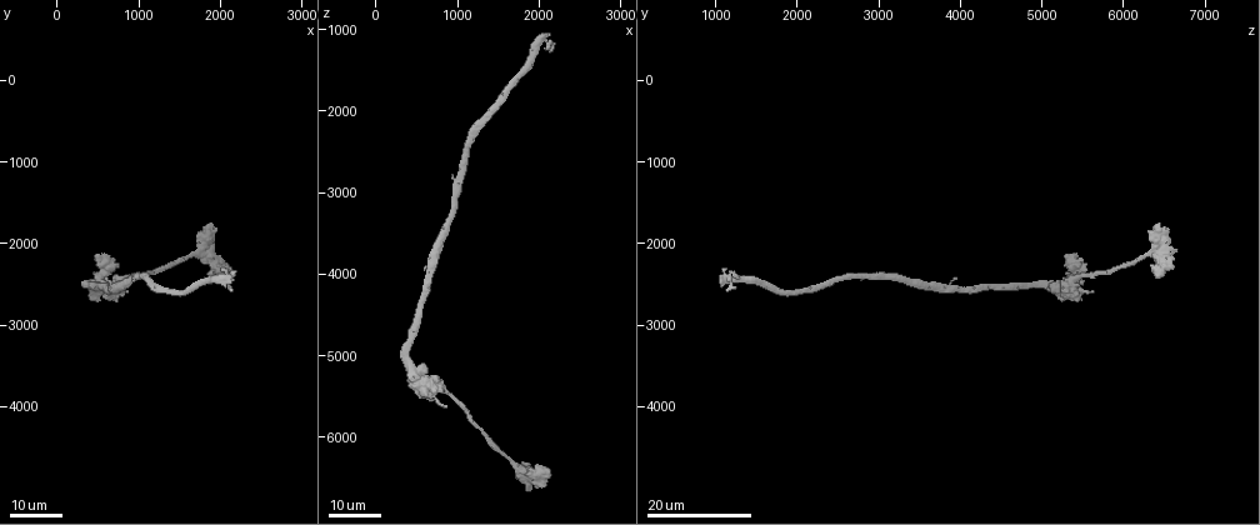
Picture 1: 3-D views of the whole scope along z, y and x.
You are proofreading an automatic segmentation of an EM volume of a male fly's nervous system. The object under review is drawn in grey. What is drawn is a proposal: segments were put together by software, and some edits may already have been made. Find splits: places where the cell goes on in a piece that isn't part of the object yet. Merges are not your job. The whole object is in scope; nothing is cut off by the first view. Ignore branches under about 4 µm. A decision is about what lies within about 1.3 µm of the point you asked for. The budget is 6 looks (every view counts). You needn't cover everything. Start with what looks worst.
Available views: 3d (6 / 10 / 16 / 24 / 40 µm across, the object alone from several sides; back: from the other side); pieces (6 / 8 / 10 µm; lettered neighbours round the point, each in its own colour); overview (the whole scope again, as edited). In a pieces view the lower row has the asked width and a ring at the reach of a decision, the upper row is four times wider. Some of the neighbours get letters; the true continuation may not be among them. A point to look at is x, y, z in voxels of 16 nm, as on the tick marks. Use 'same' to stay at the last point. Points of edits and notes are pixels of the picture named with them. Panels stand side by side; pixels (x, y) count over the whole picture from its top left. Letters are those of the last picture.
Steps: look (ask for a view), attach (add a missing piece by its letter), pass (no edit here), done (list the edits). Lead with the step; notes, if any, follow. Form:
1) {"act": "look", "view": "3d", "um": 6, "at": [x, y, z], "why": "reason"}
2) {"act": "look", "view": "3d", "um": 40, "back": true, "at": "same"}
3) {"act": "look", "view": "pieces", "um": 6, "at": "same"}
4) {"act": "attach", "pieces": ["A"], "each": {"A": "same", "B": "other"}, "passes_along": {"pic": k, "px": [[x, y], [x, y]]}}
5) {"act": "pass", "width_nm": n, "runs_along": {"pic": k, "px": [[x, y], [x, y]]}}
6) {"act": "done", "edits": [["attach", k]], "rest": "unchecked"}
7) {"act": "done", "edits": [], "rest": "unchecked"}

{"act": "look", "view": "3d", "um": 16, "at": [850, 2600, 5650], "why": "an open end"}

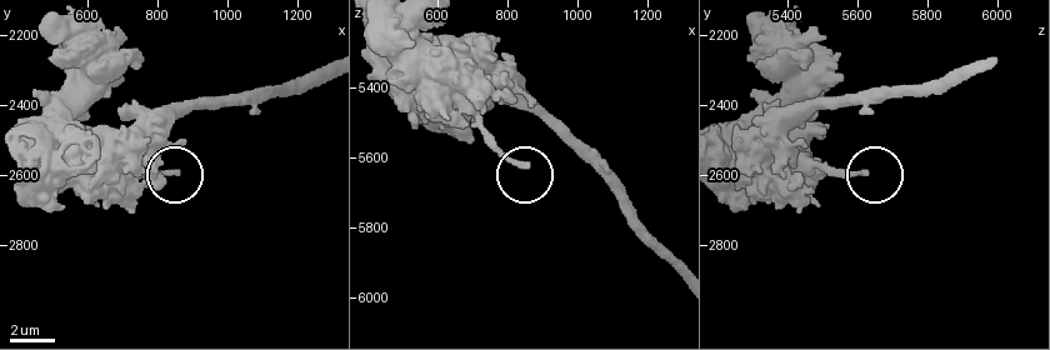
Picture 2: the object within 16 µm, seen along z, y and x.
{"act": "look", "view": "pieces", "um": 6, "at": [860, 2590, 5620]}

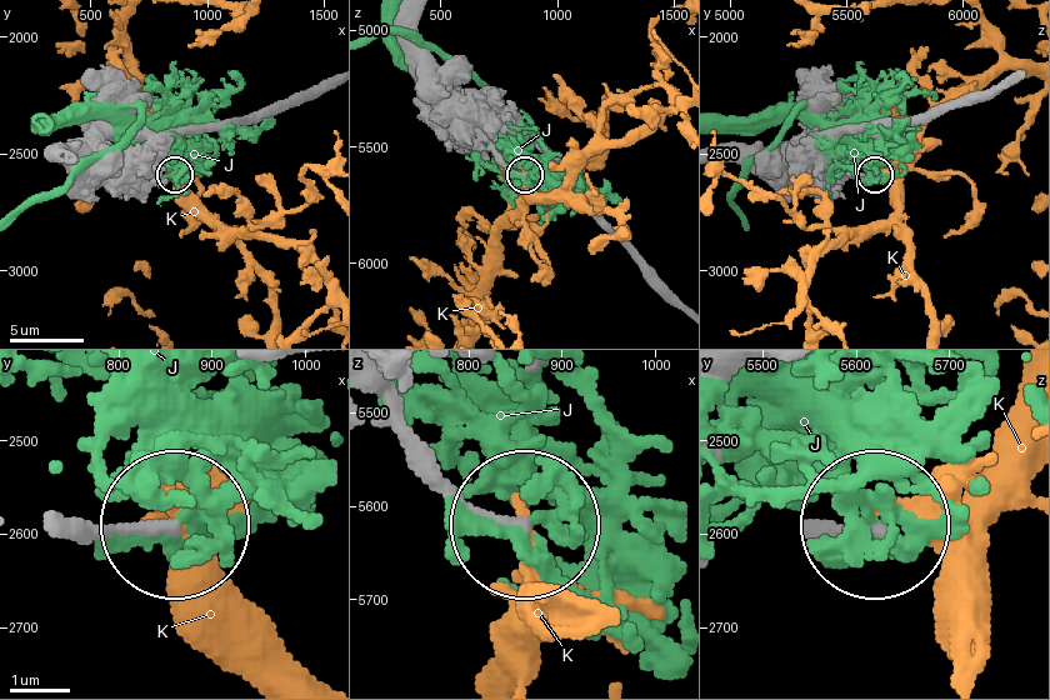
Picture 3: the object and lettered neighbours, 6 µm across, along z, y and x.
{"act": "pass", "each": {"J": "other", "K": "other"}, "runs_along": {"pic": 3, "px": [[378, 403], [458, 493], [513, 523]]}, "found": "no lettered piece goes on from it"}

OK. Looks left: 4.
{"act": "look", "view": "3d", "um": 24, "at": [2150, 2400, 6450], "why": "end of a long branch"}

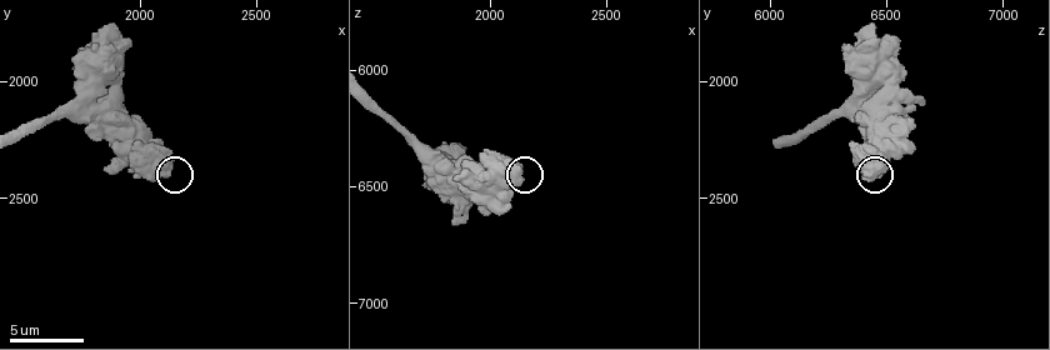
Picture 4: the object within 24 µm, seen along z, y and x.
{"act": "look", "view": "pieces", "um": 8, "at": [2120, 2400, 6430], "why": "see the neighbours"}

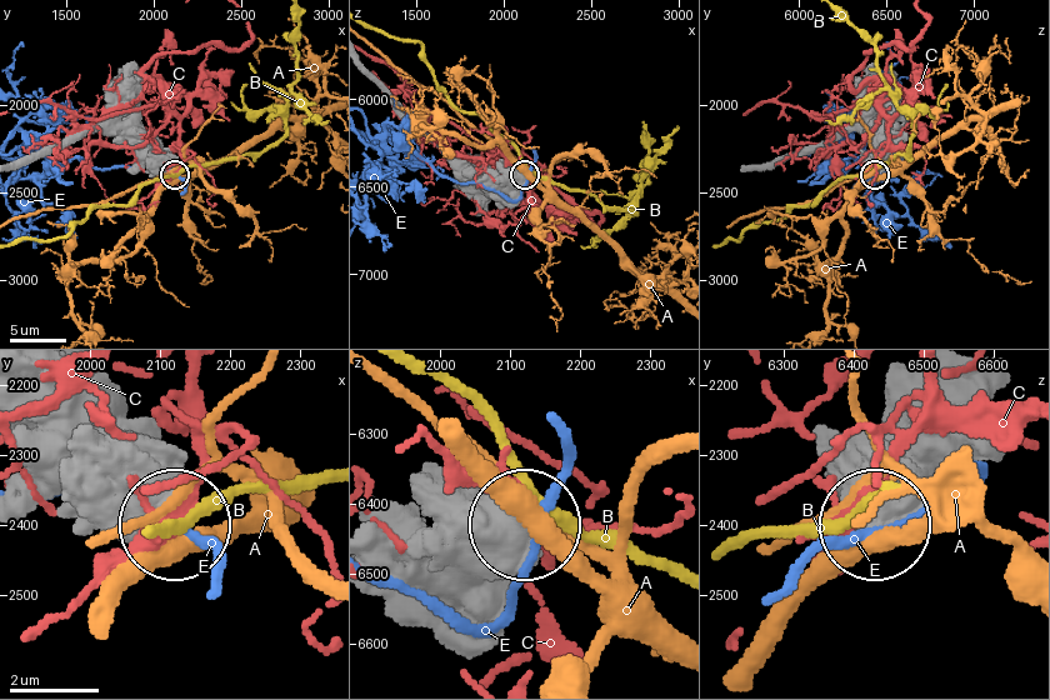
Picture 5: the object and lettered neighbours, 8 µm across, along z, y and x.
{"act": "pass", "each": {"A": "other", "B": "other", "C": "other", "E": "other"}, "found": "no lettered piece goes on from it"}

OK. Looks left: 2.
{"act": "look", "view": "3d", "um": 24, "at": [950, 2450, 2750], "why": "thin end"}

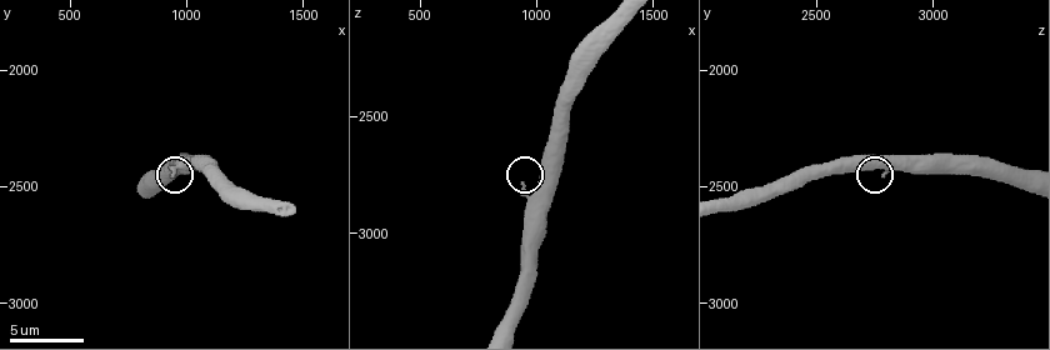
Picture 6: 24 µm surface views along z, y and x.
{"act": "look", "view": "pieces", "um": 8, "at": [950, 2450, 2800]}

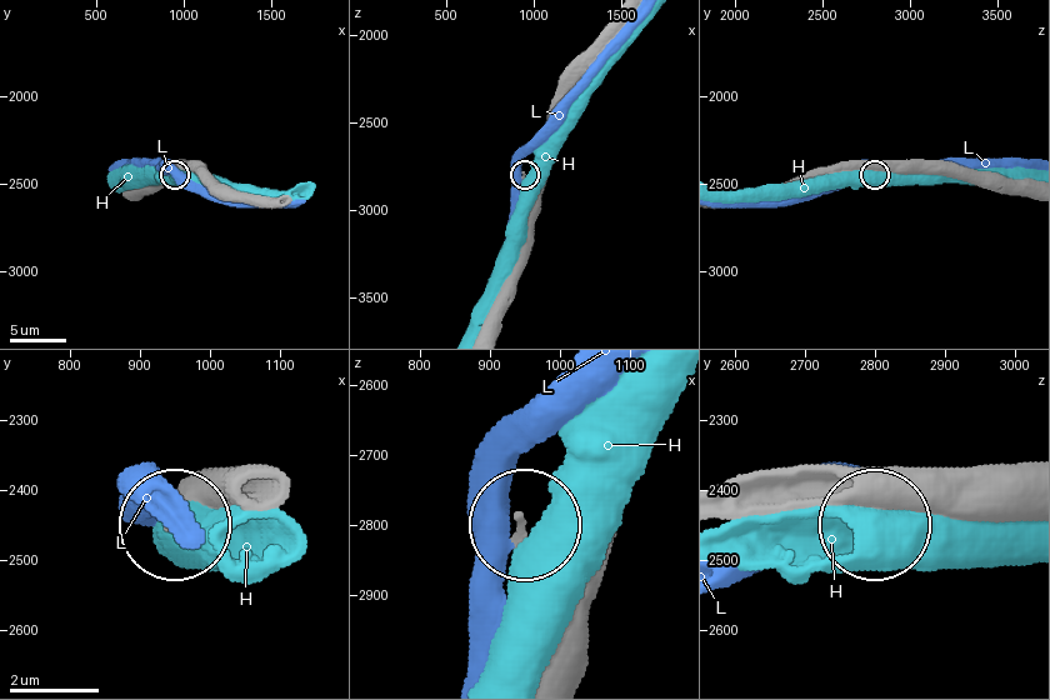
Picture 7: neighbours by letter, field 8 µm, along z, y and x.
{"act": "pass", "each": {"H": "other", "L": "other"}, "found": "none of them fits"}

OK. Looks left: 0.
{"act": "done", "edits": [], "rest": "unchecked"}

